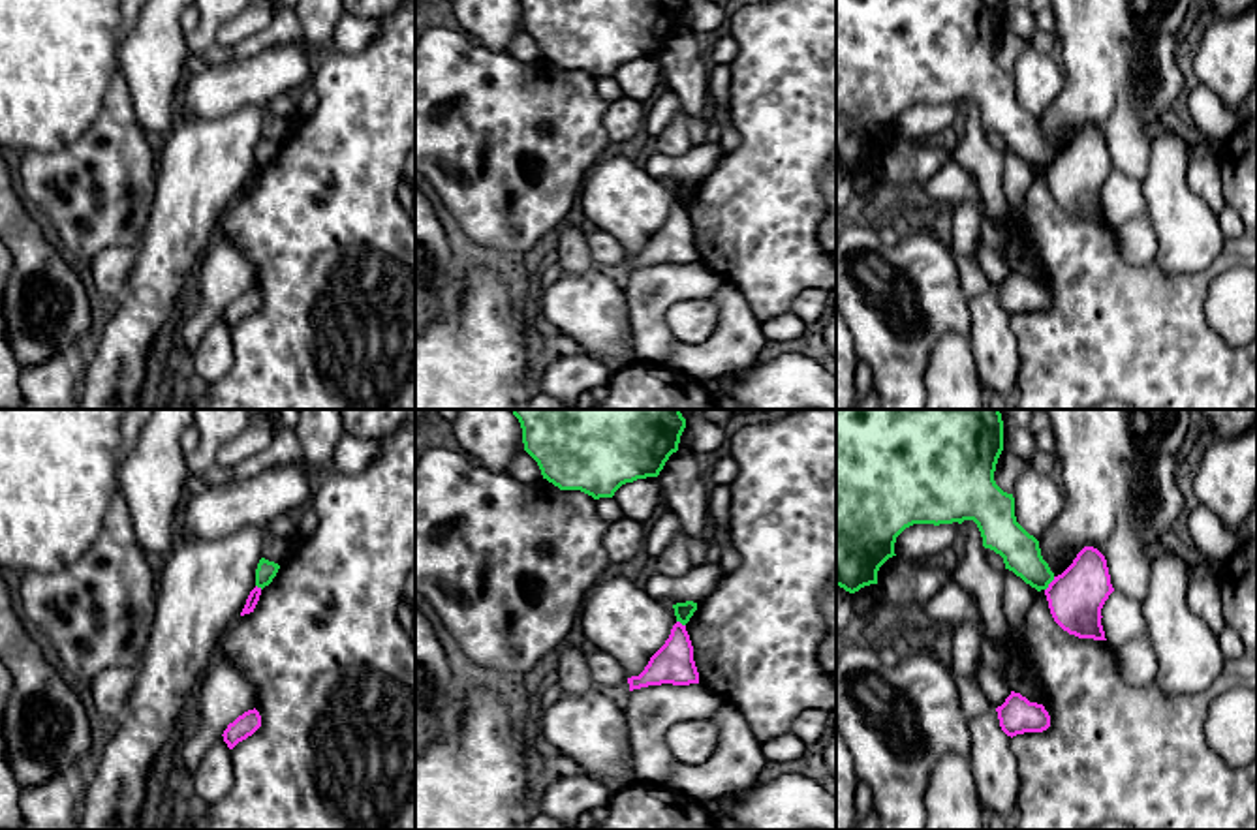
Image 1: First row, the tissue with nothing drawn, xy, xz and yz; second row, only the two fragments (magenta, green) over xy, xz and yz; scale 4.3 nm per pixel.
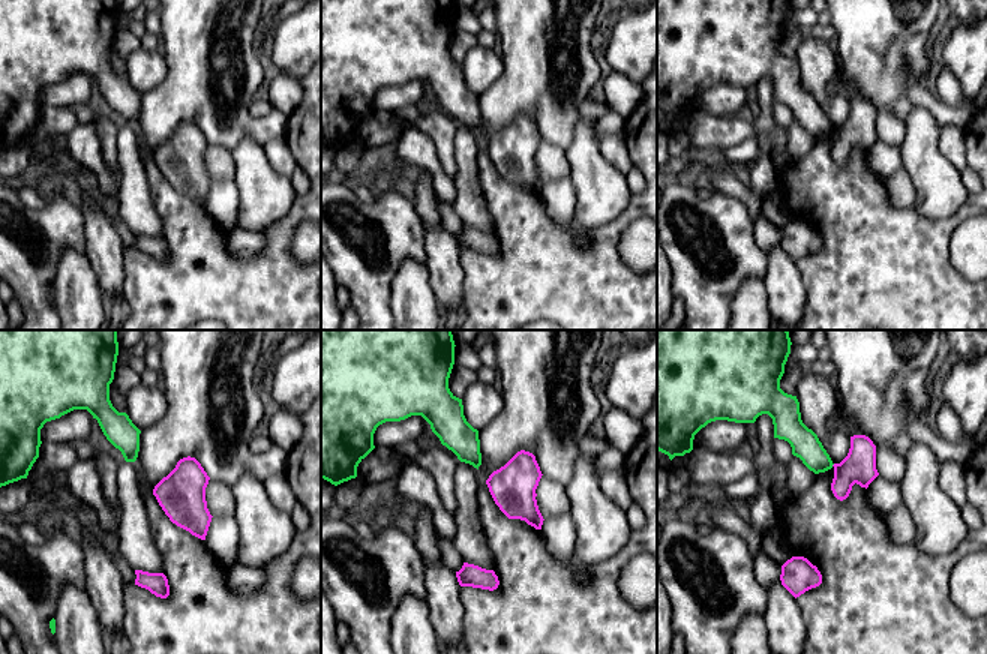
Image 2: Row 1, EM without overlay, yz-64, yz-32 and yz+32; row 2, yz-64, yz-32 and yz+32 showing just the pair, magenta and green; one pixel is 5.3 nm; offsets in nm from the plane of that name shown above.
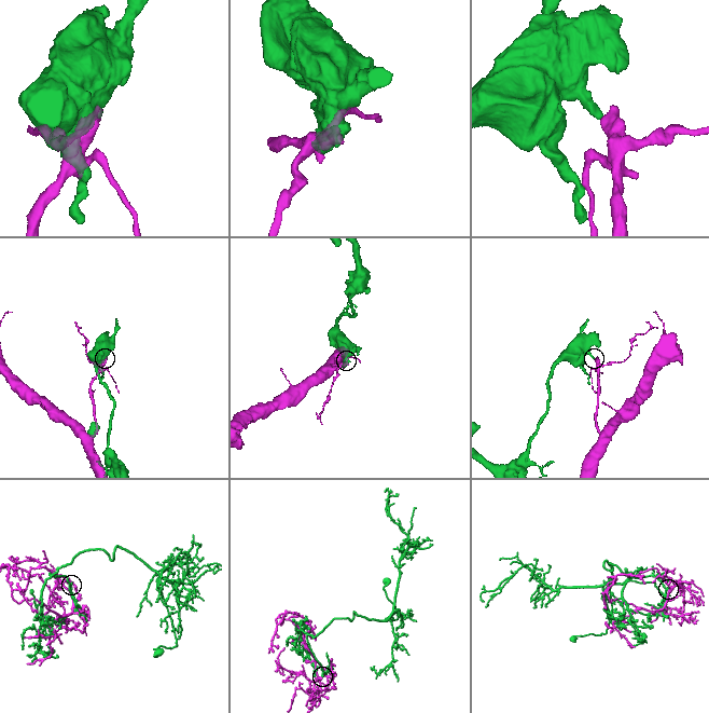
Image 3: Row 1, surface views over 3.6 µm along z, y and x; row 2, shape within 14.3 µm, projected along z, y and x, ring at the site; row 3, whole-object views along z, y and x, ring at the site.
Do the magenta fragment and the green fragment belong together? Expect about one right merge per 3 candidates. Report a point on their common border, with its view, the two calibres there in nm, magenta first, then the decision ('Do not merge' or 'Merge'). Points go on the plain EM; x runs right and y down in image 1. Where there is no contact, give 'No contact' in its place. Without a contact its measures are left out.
Touches magenta at yz (1049, 164). Thickness 240 nm (magenta) against 170 nm. Do not merge

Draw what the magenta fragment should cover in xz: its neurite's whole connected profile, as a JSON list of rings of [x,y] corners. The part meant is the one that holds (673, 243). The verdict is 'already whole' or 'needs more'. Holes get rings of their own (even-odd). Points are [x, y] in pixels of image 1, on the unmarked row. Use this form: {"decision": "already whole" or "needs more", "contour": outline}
{"decision": "already whole", "contour": [[[676,201],[665,223],[650,237],[639,255],[628,257],[629,270],[648,265],[690,265],[699,263],[699,252],[693,240],[693,225],[686,205]]]}

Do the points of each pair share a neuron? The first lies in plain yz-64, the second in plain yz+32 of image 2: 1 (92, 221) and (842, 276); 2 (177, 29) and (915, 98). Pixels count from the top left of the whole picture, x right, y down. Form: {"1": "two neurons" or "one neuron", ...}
{"1": "two neurons", "2": "two neurons"}

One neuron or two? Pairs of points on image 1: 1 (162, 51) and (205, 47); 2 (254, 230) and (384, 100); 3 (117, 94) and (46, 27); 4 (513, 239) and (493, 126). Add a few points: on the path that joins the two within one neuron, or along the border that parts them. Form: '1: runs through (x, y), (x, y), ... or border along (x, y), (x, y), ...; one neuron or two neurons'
1: border along (185, 36), (190, 51); two neurons
2: runs through (288, 203), (357, 134); one neuron
3: border along (117, 66), (98, 117), (91, 126); two neurons
4: runs through (510, 211), (506, 205), (506, 154); one neuron

